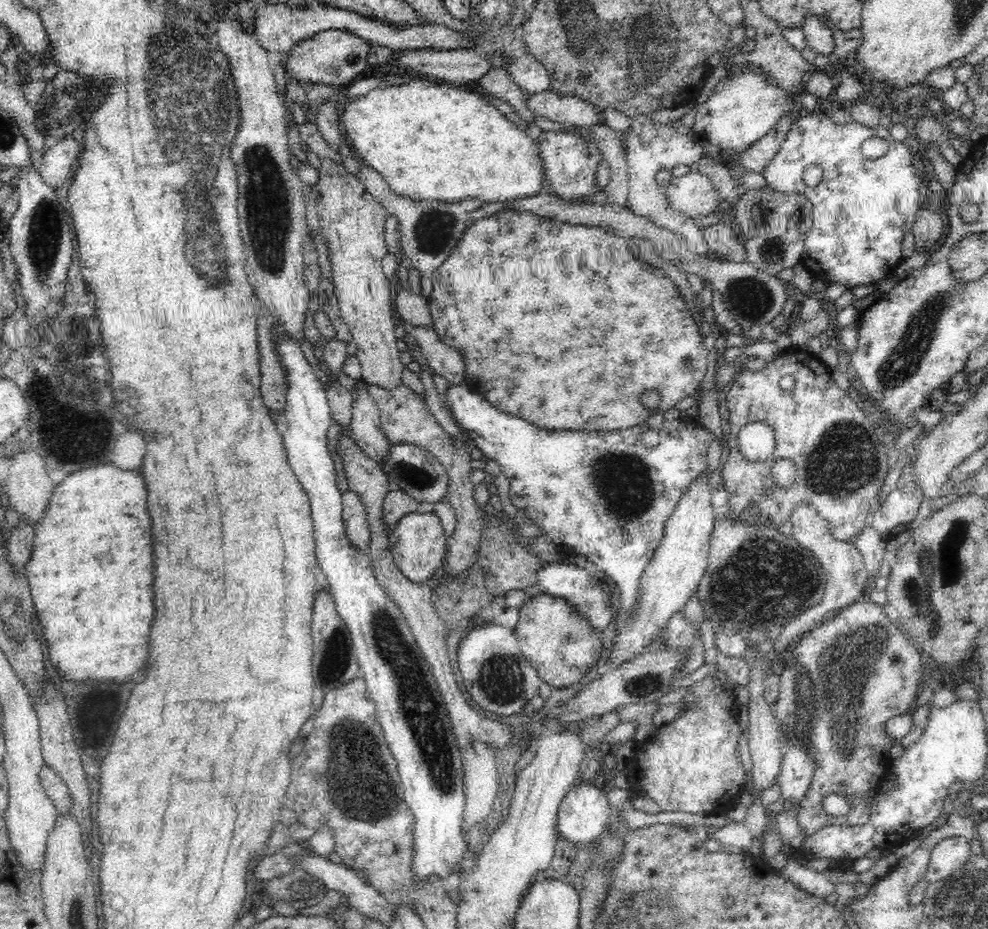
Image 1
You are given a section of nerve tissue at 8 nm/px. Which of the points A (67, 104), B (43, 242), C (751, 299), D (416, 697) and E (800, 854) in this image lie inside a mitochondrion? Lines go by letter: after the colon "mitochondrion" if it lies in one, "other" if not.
A: mitochondrion
B: mitochondrion
C: mitochondrion
D: mitochondrion
E: other

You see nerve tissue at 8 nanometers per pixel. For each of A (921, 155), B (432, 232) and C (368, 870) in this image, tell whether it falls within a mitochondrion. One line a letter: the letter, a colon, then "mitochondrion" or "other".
A: other
B: mitochondrion
C: other

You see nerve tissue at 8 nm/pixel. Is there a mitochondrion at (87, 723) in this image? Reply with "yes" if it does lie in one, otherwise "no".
no

